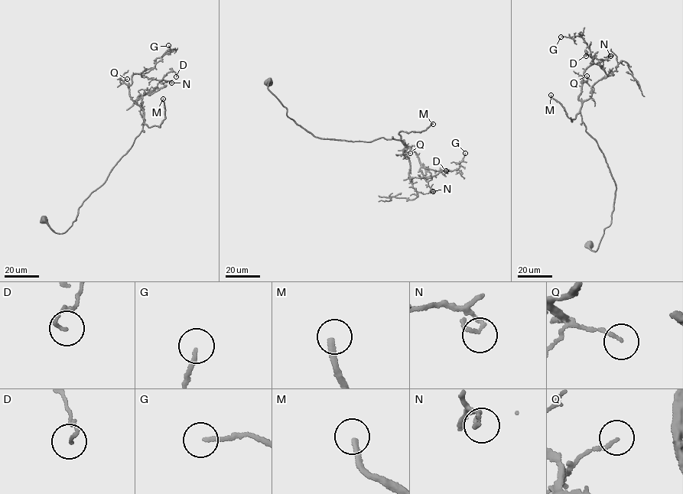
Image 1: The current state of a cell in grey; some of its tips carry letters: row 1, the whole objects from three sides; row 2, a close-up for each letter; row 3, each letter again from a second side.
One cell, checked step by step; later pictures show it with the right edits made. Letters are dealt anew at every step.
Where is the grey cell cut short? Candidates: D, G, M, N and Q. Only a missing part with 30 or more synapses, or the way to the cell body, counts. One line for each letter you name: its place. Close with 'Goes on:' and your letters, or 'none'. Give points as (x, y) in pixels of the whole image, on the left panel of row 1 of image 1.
M: Place: (163, 99)
Goes on: M

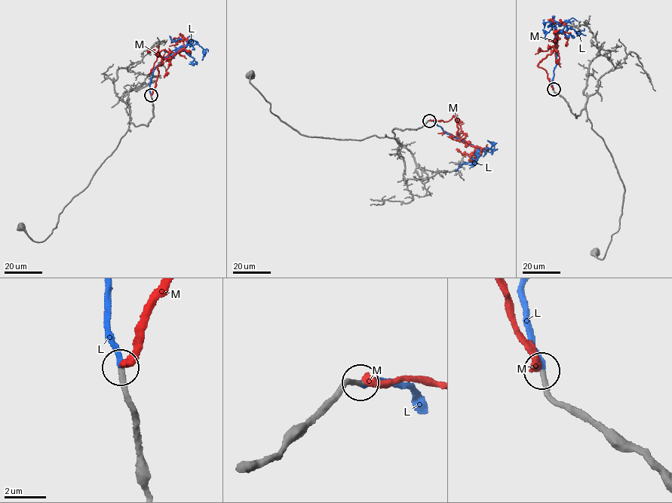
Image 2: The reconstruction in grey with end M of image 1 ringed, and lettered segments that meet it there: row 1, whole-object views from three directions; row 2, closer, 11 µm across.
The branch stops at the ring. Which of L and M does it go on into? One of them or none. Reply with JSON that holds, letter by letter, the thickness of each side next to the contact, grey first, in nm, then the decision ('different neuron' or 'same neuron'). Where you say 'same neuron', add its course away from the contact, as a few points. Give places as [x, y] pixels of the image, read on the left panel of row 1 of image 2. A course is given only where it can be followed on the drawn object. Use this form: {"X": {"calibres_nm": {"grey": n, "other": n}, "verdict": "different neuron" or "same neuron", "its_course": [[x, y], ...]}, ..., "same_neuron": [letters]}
{"L": {"calibres_nm": {"grey": 240, "other": 280}, "verdict": "same neuron", "its_course": [[151, 95], [149, 84], [153, 69], [188, 43], [183, 38], [173, 41], [174, 38], [172, 42]]}, "M": {"calibres_nm": {"grey": 240, "other": 400}, "verdict": "different neuron"}, "same_neuron": ["L"]}

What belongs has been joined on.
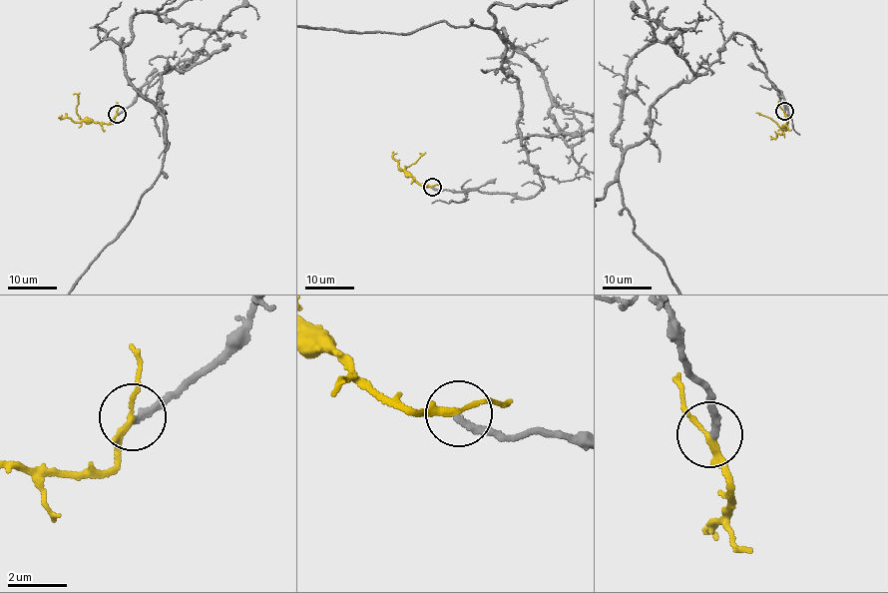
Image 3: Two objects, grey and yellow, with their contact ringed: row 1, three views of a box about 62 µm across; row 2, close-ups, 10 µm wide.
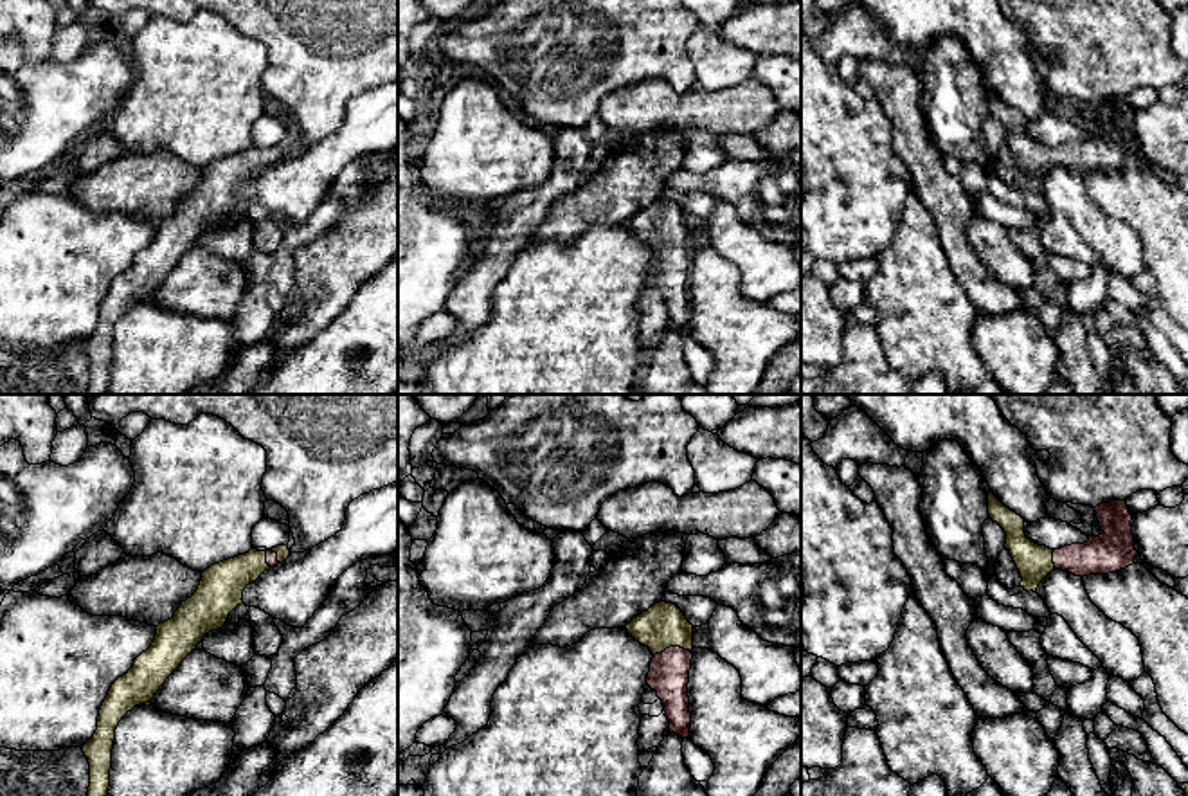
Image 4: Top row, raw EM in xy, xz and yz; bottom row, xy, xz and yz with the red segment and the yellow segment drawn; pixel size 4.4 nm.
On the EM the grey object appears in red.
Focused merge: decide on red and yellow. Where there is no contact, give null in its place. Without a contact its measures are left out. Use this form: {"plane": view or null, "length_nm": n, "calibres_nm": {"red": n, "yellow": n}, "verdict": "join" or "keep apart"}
{"plane": "xz", "length_nm": 180, "calibres_nm": {"red": 180, "yellow": 200}, "verdict": "join"}

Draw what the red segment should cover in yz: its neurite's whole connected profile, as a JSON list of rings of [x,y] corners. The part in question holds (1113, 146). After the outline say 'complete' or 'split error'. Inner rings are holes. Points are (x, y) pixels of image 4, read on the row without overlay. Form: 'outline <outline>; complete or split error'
outline [[[994,88],[988,90],[988,112],[1004,126],[1004,144],[1021,169],[1021,184],[1028,189],[1035,189],[1039,180],[1055,166],[1084,175],[1116,169],[1134,160],[1139,149],[1134,146],[1132,112],[1127,99],[1102,99],[1094,108],[1103,128],[1100,133],[1093,131],[1084,140],[1053,148],[1031,139],[1024,130],[1024,115],[1006,104]]]; split error

